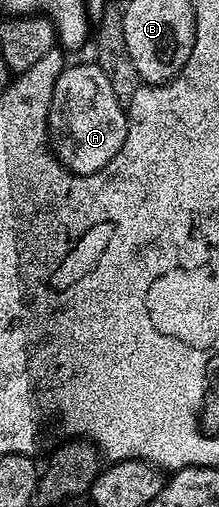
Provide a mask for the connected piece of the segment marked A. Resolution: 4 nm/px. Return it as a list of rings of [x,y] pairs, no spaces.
[[[69,64],[58,75],[54,83],[54,95],[48,108],[48,136],[50,148],[56,154],[56,158],[72,173],[81,173],[83,177],[91,173],[102,171],[118,155],[122,143],[126,143],[128,134],[129,114],[125,106],[114,95],[114,87],[110,87],[108,75],[95,65],[72,65]]]

